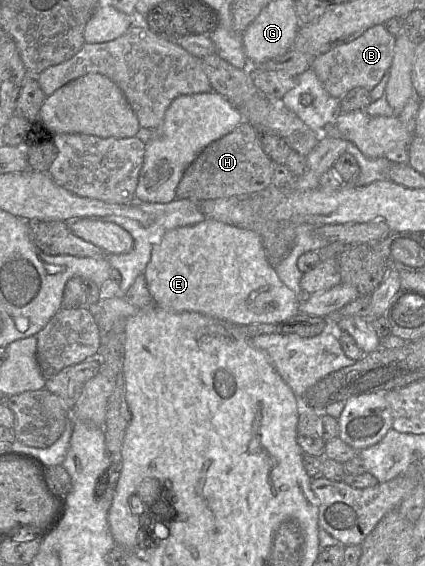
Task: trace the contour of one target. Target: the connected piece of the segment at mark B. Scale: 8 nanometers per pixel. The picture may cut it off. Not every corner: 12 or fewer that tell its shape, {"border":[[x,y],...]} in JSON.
{"border":[[375,25],[315,57],[324,89],[341,102],[390,71],[396,36]]}

